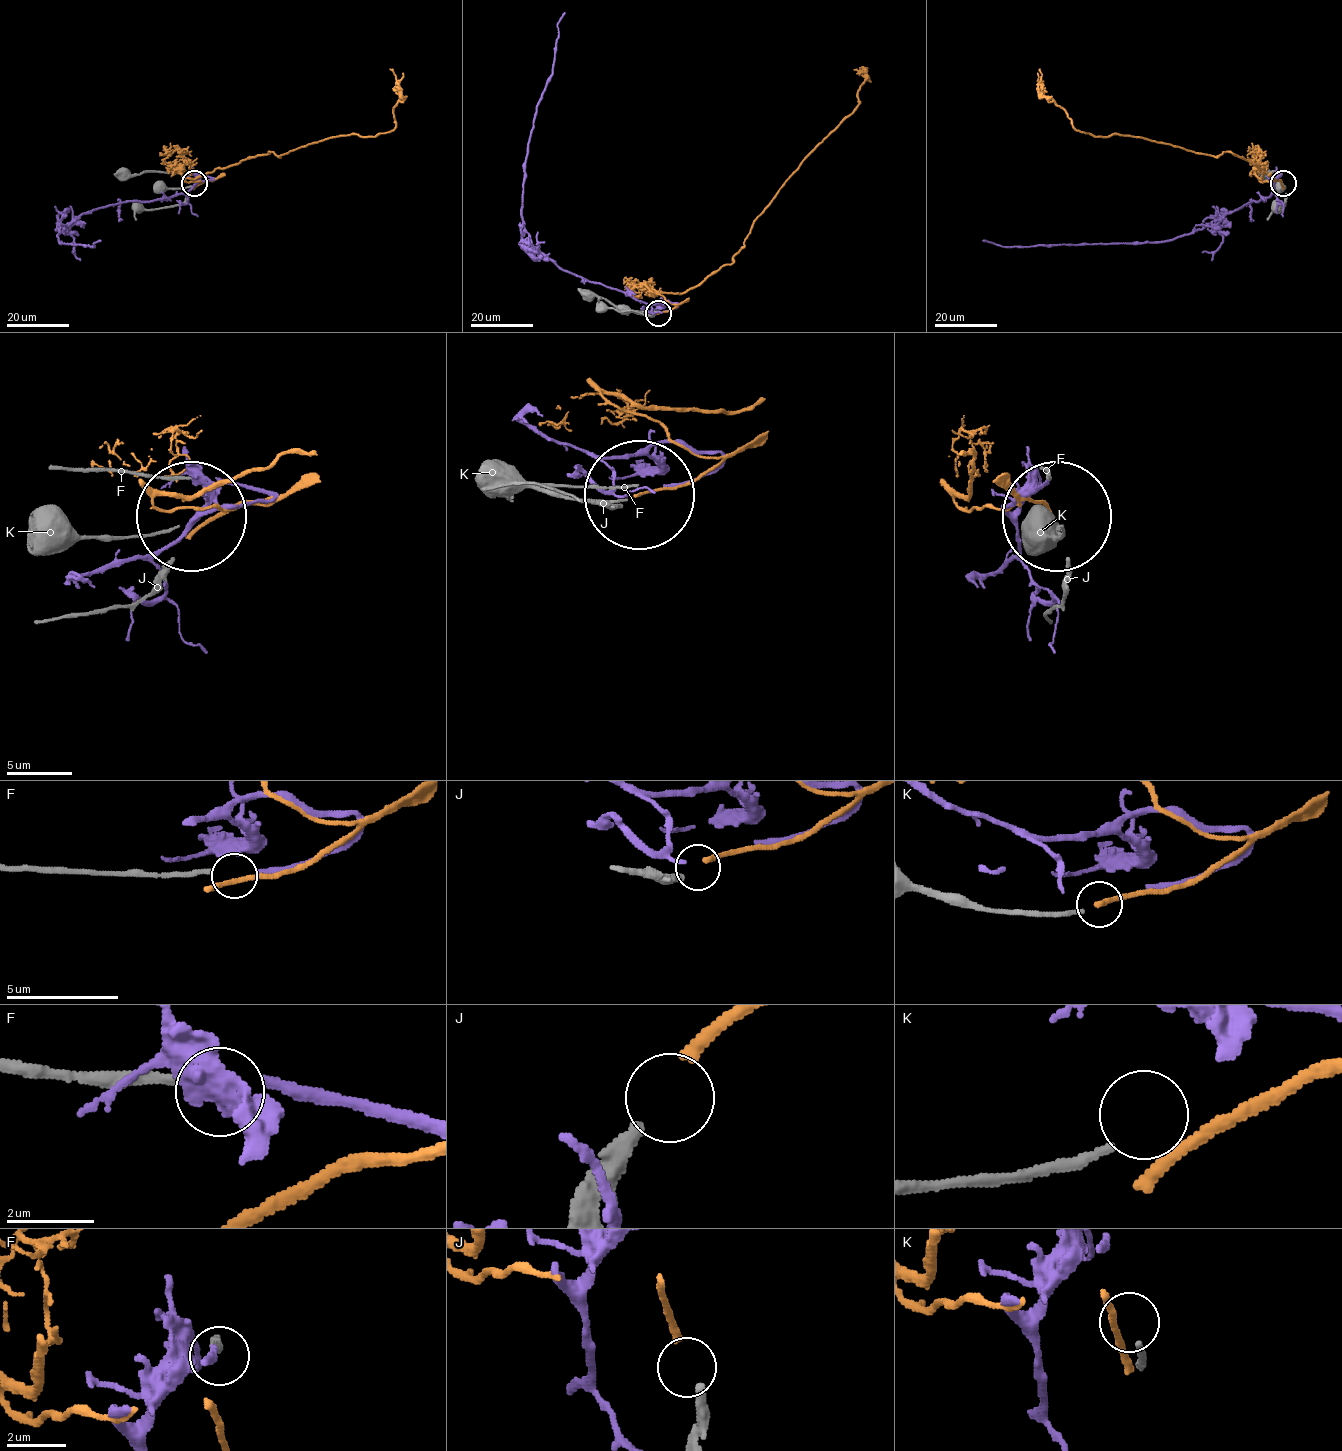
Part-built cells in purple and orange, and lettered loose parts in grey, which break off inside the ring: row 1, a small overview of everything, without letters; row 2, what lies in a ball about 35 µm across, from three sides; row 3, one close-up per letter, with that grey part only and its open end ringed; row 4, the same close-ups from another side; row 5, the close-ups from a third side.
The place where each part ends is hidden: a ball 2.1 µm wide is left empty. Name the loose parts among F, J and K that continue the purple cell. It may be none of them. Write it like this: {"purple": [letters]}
{"purple": ["F"]}

